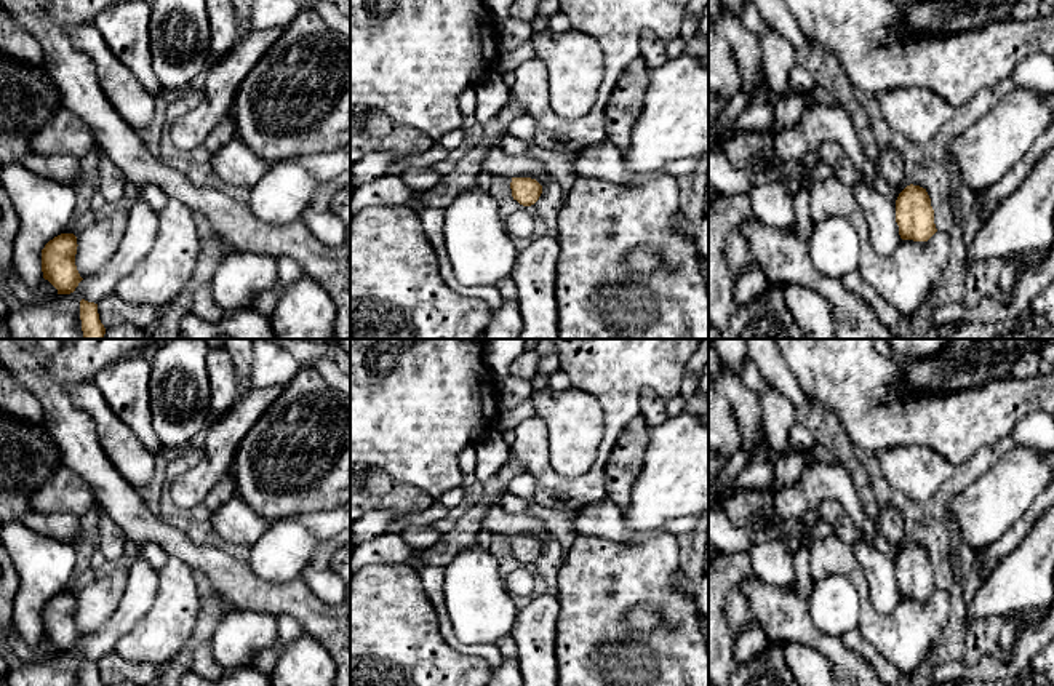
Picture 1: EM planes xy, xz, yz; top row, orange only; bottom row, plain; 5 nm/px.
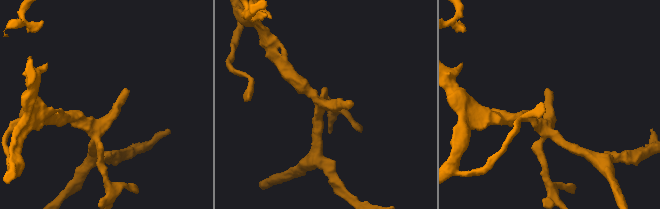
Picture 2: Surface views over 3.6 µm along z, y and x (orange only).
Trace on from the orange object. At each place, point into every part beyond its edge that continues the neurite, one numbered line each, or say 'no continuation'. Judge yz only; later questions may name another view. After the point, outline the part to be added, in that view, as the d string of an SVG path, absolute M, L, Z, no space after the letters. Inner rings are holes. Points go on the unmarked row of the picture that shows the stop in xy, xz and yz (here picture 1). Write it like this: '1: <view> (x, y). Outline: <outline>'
no continuation

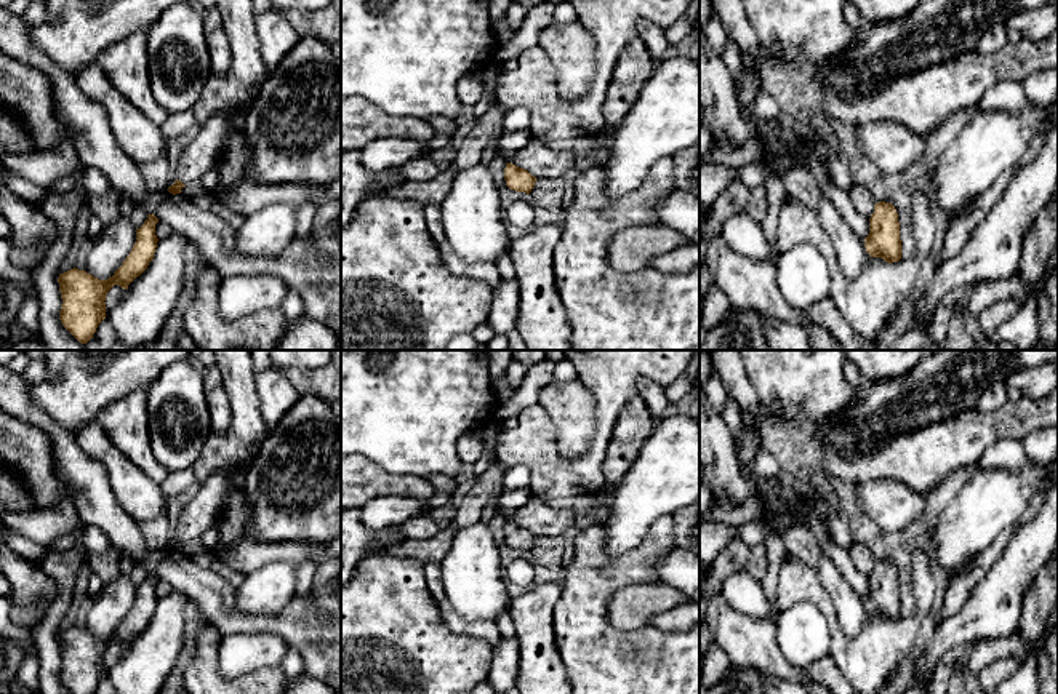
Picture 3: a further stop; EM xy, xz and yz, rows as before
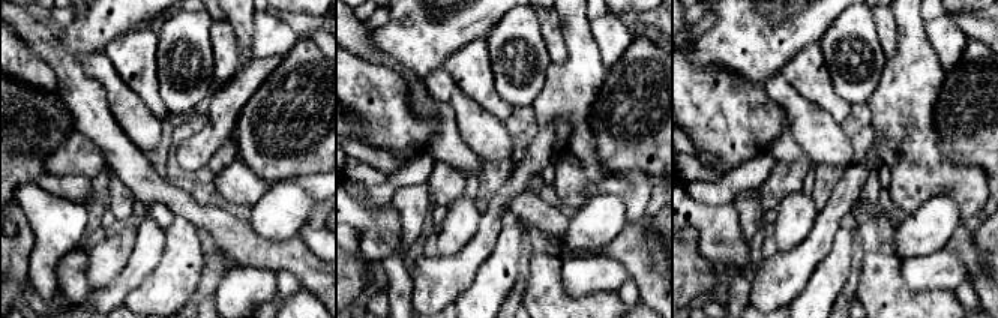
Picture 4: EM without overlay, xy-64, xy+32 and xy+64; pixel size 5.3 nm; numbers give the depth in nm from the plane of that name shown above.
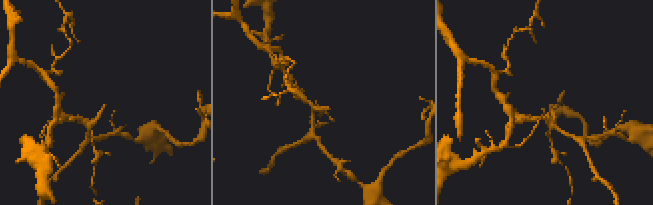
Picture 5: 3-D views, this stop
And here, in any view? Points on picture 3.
1: xy (200, 512). Outline: M240 465L211 473L181 510L178 523L173 526L173 534L184 544L198 540L216 523L224 497L238 473Z

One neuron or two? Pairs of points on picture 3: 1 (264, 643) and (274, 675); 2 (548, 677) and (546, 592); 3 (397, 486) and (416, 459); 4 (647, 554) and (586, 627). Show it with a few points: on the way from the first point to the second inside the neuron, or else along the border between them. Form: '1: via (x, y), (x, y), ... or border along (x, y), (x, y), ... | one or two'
1: border along (279, 666), (255, 669), (239, 677) | two
2: via (545, 656), (543, 613) | one
3: border along (372, 461), (391, 472), (426, 478) | two
4: via (626, 568), (586, 606) | one

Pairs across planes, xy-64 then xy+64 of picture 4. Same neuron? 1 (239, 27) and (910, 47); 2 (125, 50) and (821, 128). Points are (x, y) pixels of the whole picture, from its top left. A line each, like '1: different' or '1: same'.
1: same
2: different

